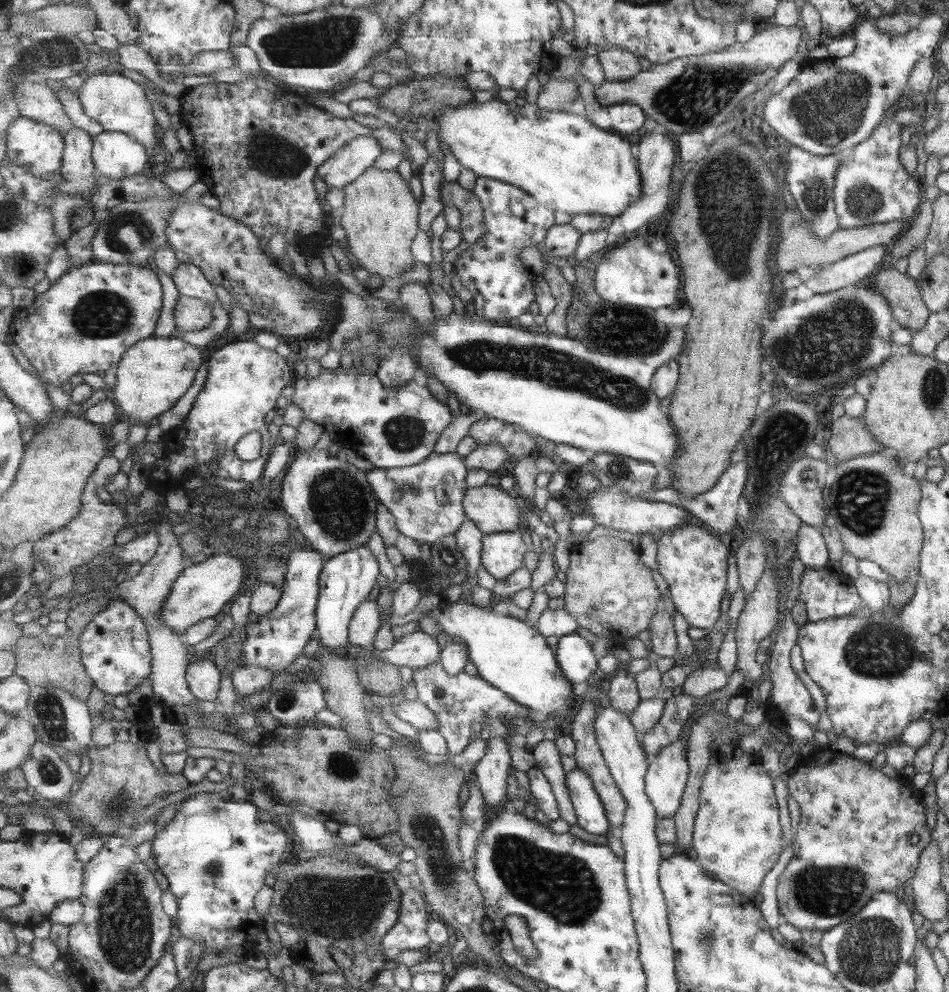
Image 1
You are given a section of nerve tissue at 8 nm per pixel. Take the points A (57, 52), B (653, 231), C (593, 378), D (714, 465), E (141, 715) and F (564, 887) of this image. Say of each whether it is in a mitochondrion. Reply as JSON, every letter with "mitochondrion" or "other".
{"A":"mitochondrion","B":"other","C":"mitochondrion","D":"other","E":"other","F":"mitochondrion"}

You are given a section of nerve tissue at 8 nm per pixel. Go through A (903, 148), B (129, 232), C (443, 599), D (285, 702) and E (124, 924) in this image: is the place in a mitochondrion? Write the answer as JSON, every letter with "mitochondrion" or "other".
{"A":"other","B":"mitochondrion","C":"other","D":"mitochondrion","E":"mitochondrion"}

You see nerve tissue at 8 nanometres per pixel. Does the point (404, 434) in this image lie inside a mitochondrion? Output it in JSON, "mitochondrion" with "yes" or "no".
{"mitochondrion":"yes"}

